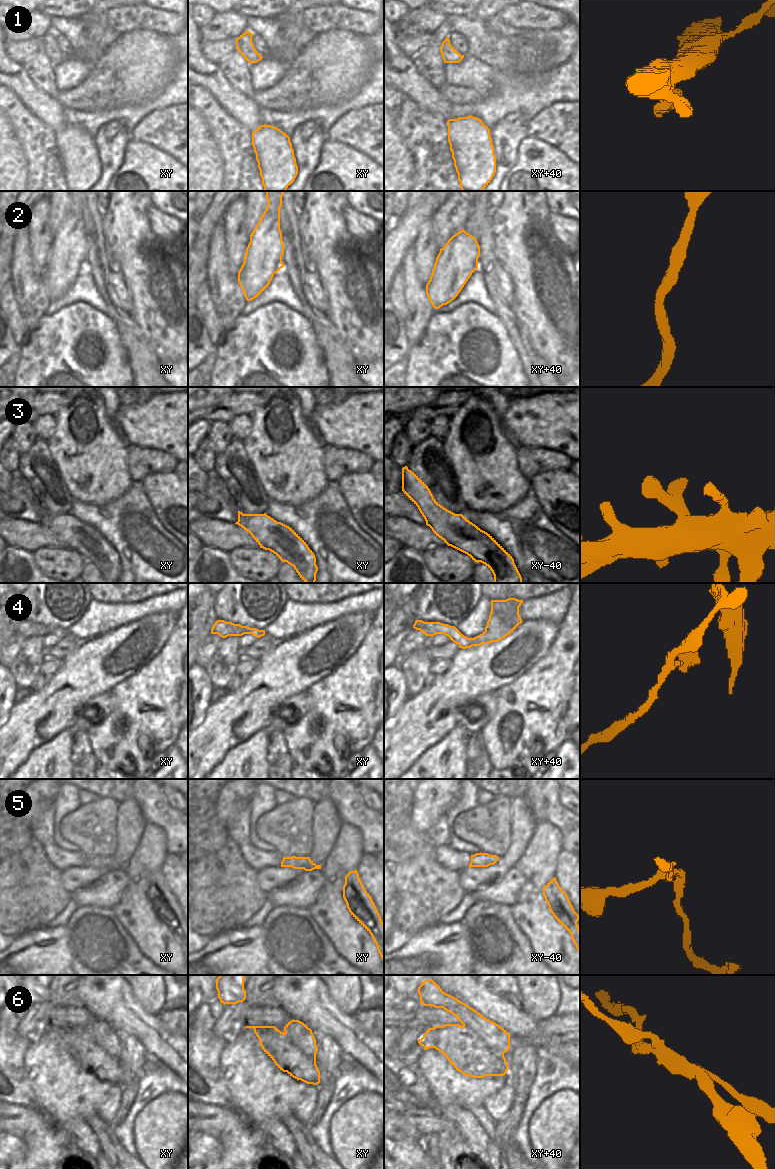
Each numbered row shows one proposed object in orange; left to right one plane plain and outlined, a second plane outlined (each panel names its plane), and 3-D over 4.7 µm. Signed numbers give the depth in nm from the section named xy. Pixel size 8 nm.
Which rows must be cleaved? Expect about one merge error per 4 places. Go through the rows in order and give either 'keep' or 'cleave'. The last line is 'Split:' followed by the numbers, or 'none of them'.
1: keep
2: keep
3: keep
4: keep
5: keep
6: cleave
Split: 6

